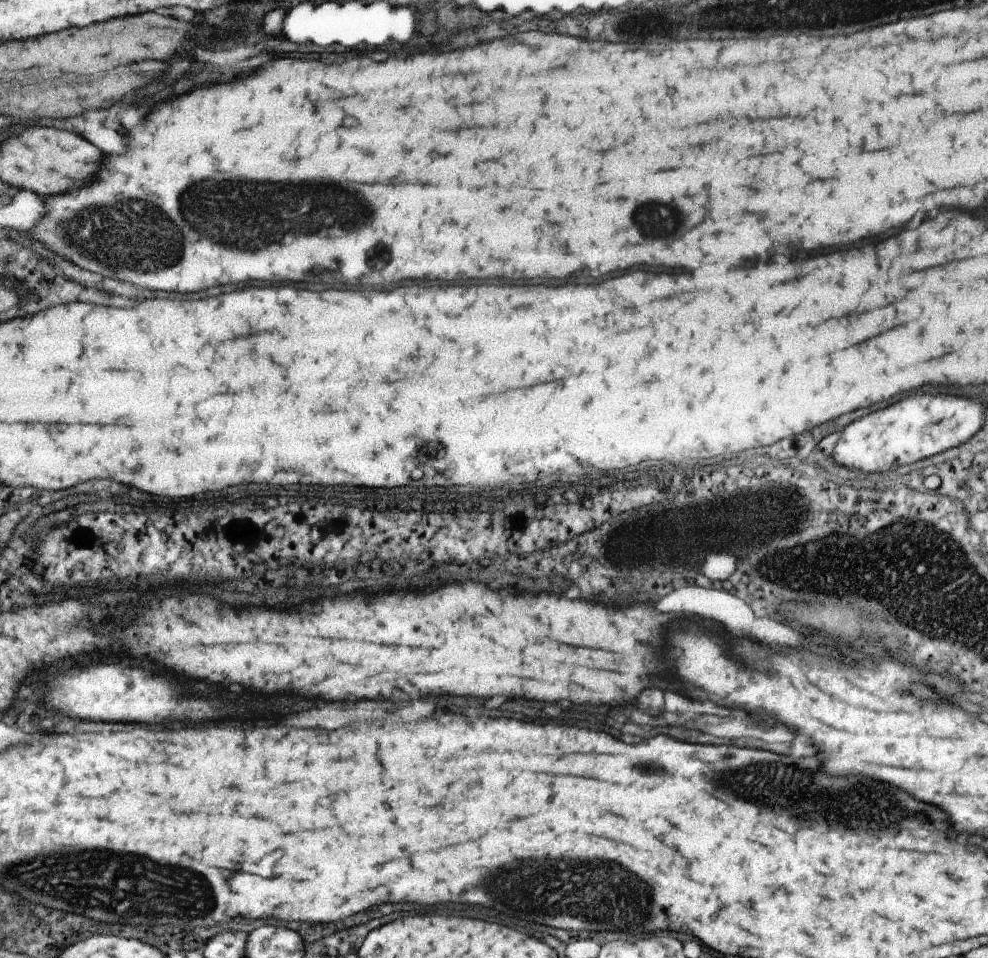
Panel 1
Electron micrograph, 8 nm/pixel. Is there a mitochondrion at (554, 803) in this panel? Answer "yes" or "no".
no

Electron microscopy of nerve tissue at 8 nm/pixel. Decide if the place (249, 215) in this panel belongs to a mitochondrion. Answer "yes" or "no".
yes

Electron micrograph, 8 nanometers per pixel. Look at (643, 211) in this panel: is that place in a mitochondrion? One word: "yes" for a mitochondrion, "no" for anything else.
yes

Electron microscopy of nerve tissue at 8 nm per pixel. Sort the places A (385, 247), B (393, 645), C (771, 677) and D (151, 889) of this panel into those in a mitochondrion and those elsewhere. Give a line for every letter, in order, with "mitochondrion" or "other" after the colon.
A: mitochondrion
B: mitochondrion
C: other
D: mitochondrion

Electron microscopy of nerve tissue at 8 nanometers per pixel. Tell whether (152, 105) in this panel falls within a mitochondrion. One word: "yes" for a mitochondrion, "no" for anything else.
no

